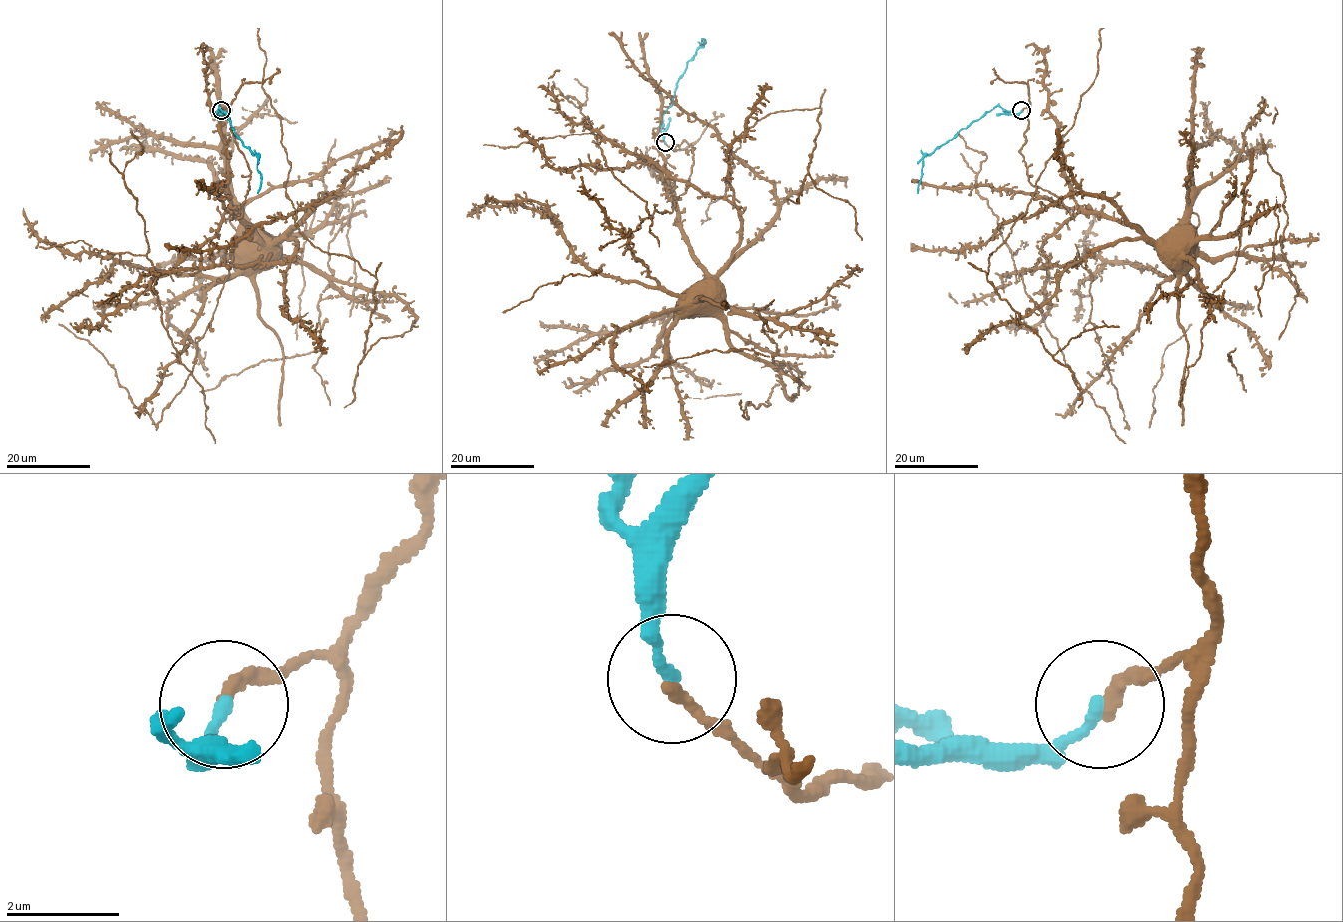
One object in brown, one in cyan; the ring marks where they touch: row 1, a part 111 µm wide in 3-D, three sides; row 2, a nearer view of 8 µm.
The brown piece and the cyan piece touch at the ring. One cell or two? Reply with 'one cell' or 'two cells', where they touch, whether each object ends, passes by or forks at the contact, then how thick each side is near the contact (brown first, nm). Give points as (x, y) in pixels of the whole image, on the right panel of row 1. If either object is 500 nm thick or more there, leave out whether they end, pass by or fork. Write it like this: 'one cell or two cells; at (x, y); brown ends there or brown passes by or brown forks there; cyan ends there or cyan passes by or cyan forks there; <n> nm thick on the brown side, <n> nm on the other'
two cells; at (1021, 110); brown ends there; cyan ends there; 240 nm thick on the brown side, 200 nm on the other

